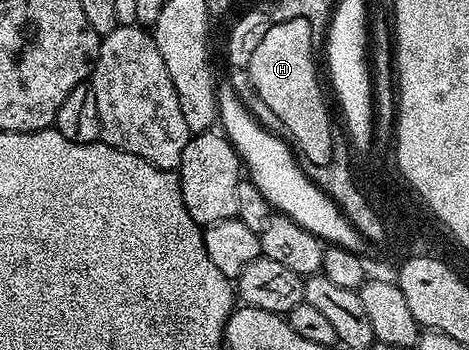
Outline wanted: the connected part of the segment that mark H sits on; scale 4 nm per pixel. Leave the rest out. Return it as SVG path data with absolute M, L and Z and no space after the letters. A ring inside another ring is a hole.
M303 18L287 22L270 23L263 42L251 54L249 77L262 105L277 115L277 120L293 135L292 143L302 156L313 163L327 163L332 159L332 130L325 100L321 97L321 84L317 81L317 64L313 61L313 28Z

